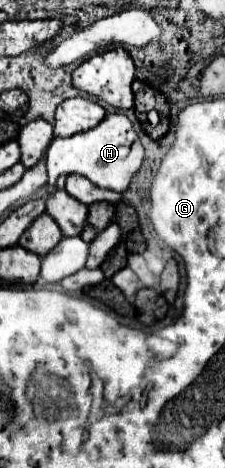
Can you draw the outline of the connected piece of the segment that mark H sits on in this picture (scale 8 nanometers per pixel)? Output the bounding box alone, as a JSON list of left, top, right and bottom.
[47,113,143,195]

